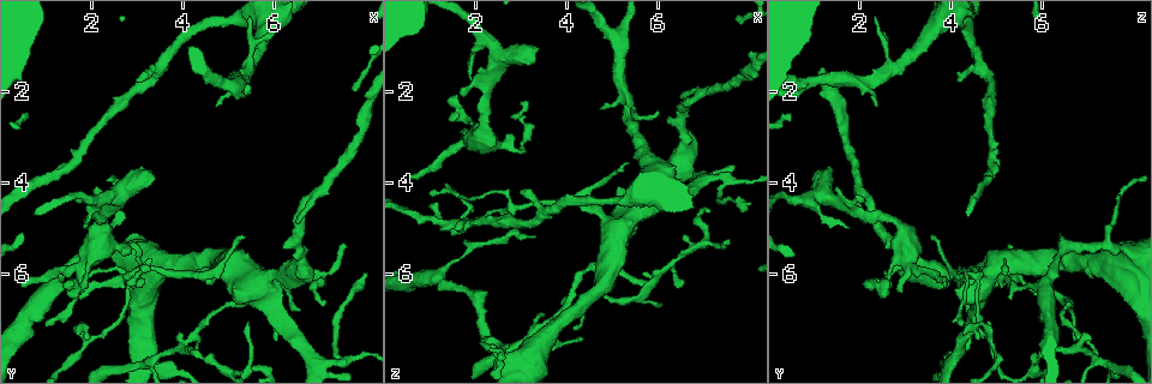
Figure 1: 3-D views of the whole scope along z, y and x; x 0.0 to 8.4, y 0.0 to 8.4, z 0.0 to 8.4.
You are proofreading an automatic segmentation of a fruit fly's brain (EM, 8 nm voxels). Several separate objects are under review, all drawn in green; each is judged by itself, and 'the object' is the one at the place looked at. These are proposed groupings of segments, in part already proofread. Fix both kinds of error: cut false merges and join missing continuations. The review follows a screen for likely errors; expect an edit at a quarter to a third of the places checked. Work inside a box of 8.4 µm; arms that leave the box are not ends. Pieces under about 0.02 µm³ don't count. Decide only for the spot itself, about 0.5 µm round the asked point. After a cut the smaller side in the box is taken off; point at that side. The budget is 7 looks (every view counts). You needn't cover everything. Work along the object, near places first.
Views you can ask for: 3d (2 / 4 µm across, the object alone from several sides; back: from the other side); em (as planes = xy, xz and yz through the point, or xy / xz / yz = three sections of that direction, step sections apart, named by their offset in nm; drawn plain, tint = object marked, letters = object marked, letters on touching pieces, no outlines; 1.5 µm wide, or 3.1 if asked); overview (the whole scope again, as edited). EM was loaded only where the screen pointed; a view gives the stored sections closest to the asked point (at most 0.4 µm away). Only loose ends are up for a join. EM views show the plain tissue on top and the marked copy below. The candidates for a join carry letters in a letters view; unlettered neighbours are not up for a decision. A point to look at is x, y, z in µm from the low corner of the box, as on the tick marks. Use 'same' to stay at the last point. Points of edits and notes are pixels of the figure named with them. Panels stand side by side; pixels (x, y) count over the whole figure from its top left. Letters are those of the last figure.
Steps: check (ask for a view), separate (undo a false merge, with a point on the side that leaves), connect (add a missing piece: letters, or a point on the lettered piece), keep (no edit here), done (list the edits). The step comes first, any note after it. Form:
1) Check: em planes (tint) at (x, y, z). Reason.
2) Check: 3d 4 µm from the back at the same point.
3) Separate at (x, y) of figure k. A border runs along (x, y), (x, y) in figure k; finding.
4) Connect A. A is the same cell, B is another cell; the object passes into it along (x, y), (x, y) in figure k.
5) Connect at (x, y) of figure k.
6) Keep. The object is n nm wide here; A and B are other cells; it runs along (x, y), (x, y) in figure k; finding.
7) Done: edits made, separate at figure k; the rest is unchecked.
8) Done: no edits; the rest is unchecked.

Check: 3d 4 µm at (1.60, 6.15, 2.10). An open end.

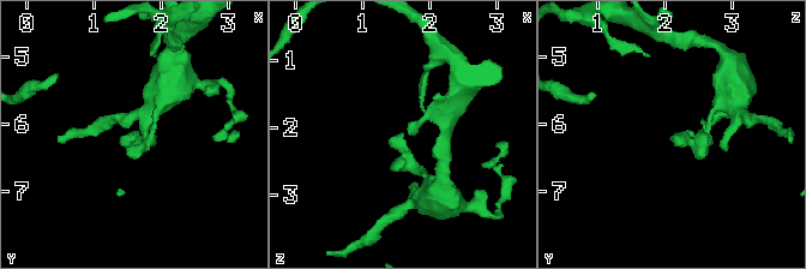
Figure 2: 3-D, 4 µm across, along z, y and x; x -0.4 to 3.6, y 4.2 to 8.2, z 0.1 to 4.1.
Check: em planes (tint) at (1.60, 6.20, 2.10). Shape alone is not enough.

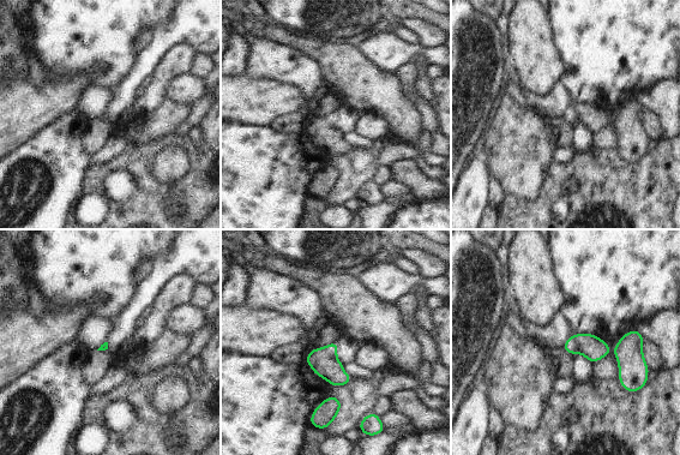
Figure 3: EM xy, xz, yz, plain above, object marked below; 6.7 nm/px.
Check: em planes (letters) at the same point. See the neighbours.

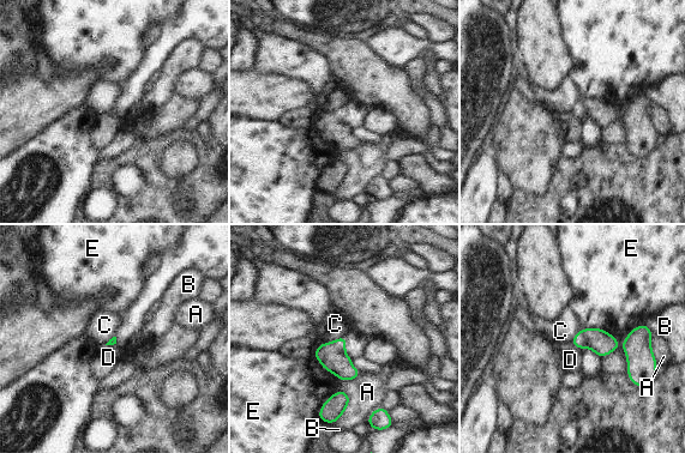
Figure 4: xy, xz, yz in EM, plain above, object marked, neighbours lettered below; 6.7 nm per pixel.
Keep. A, B, C, D and E are other cells; a border runs along (344, 334), (322, 344) in figure 4; no lettered piece goes on from it.

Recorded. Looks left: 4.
Check: 3d 4 µm at (3.05, 1.75, 4.15). Branch stops here.

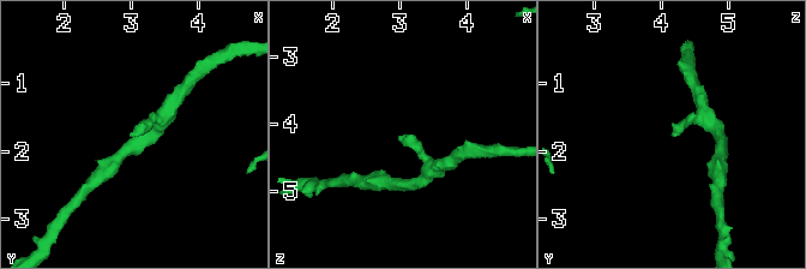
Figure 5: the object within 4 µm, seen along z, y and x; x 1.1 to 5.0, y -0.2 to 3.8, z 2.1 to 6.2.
Check: em 3.1 µm planes (letters) at (3.00, 1.80, 4.20). Need the tissue.

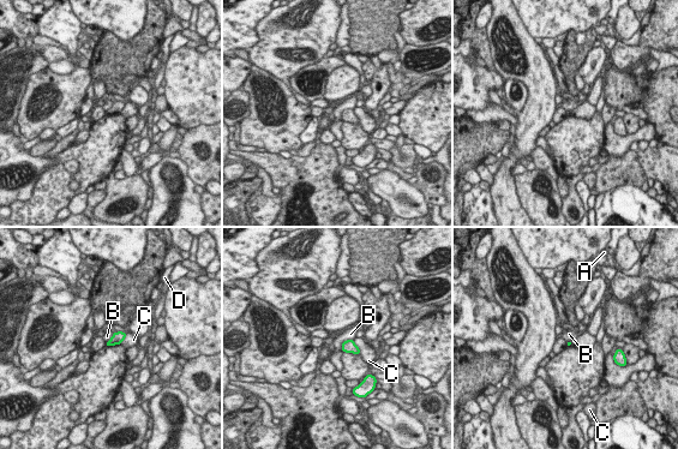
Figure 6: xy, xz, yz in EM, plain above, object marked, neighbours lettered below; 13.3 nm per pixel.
Keep. The longest contact is with B, 240 nm; A, B, C and D are other cells; a border runs along (353, 339), (347, 339), (340, 348) in figure 6; none of them fits.

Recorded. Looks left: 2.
Check: 3d 4 µm from the back at (3.90, 7.60, 6.75).

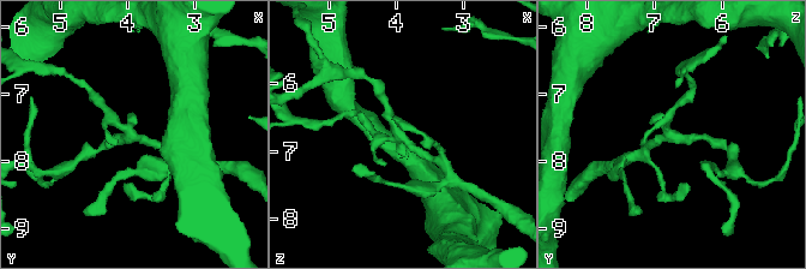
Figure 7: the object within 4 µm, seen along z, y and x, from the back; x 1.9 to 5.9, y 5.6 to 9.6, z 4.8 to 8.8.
Check: em planes (letters) at (3.95, 7.60, 6.75). 3 arms meet here.

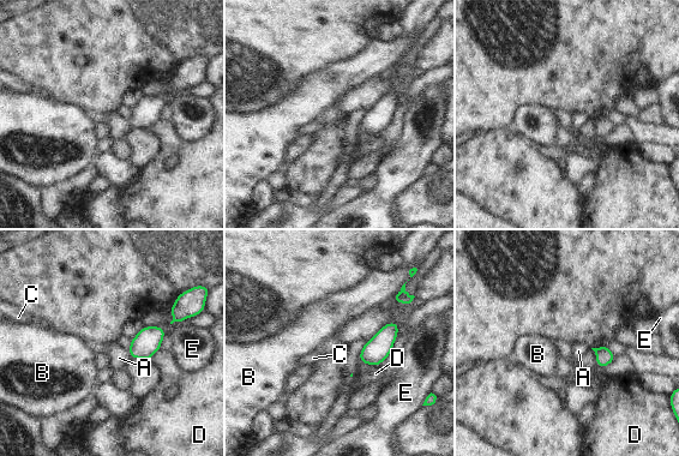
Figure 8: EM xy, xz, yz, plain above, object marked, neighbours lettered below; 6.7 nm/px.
Keep. The object is 170 nm wide here; A, B, C, D and E are other cells; a border runs along (160, 348), (149, 360) in figure 8; one neuron here.

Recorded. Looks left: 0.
Done: no edits; the rest is unchecked.

